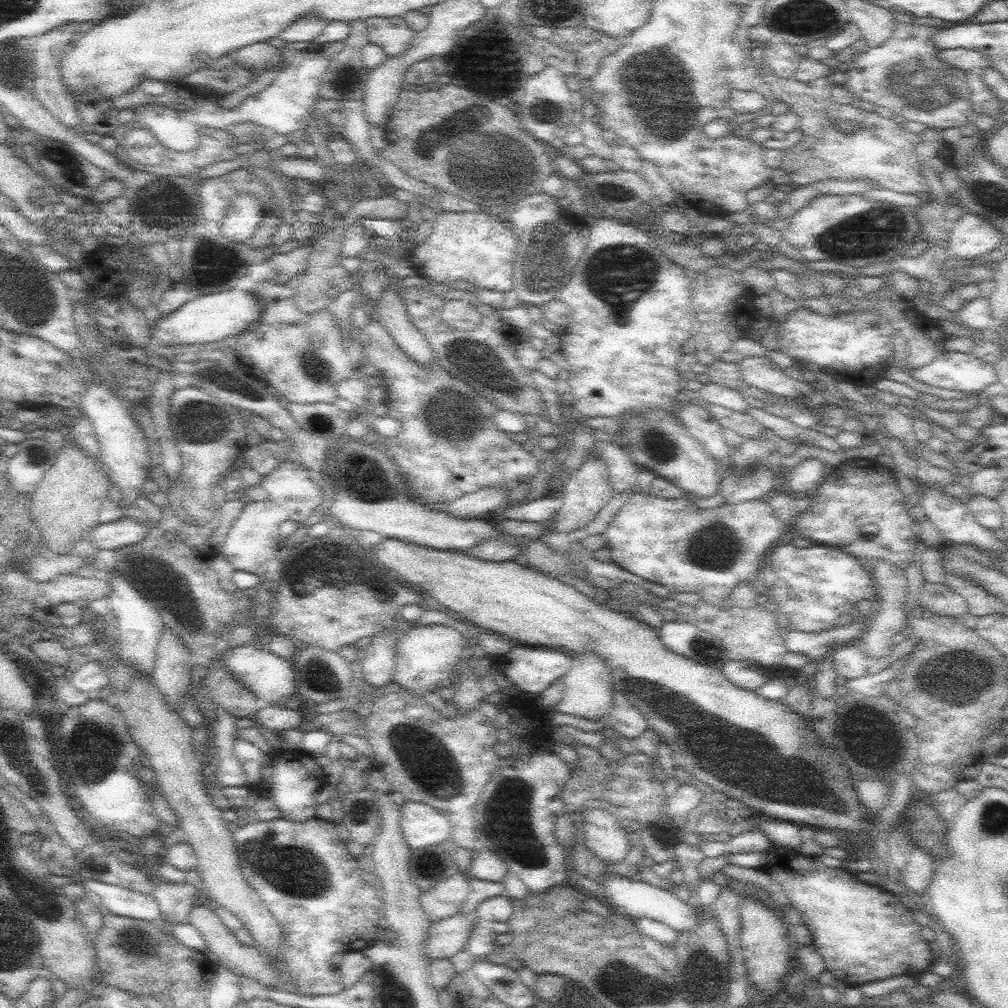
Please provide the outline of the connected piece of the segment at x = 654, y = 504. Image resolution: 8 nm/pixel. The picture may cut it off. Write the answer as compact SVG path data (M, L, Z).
M636 488L631 491L631 496L625 502L615 514L614 519L610 523L608 529L605 530L605 535L607 538L607 547L611 550L612 560L616 564L620 565L622 568L640 576L648 582L654 582L654 584L660 584L665 586L672 593L674 592L695 592L700 595L700 600L708 603L708 605L719 606L722 604L730 595L732 595L733 590L740 586L745 580L756 580L759 581L761 574L760 560L767 559L766 551L770 550L772 543L781 536L783 532L792 532L783 527L780 523L780 519L776 517L775 512L772 511L769 505L768 499L760 499L740 502L736 506L728 506L728 504L722 504L722 506L716 506L716 508L708 508L708 510L702 510L698 508L694 502L690 502L688 498L682 496L681 498L674 499L664 499L658 496L653 496L647 491Z

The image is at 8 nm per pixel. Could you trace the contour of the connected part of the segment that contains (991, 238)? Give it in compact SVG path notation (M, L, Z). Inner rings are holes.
M968 213L959 218L951 230L948 254L958 260L985 258L991 251L1002 249L1006 239L986 218Z

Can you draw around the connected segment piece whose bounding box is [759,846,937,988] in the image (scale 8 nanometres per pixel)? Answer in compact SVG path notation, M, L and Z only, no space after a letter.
M774 847L766 851L766 863L761 870L770 873L771 878L780 884L790 904L801 916L803 924L812 932L811 946L822 955L825 970L834 974L838 981L849 987L859 987L866 982L877 982L899 975L908 975L918 980L926 970L932 969L937 962L932 957L932 948L920 931L922 923L916 920L916 913L906 907L898 895L887 891L880 885L868 884L856 878L854 872L845 868L820 866L816 860L817 853L811 848L792 850Z

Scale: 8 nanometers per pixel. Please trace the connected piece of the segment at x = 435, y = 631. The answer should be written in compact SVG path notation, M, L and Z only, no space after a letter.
M444 624L418 625L406 630L406 635L398 641L394 682L416 696L424 696L449 687L451 676L465 660L468 638L452 626Z

